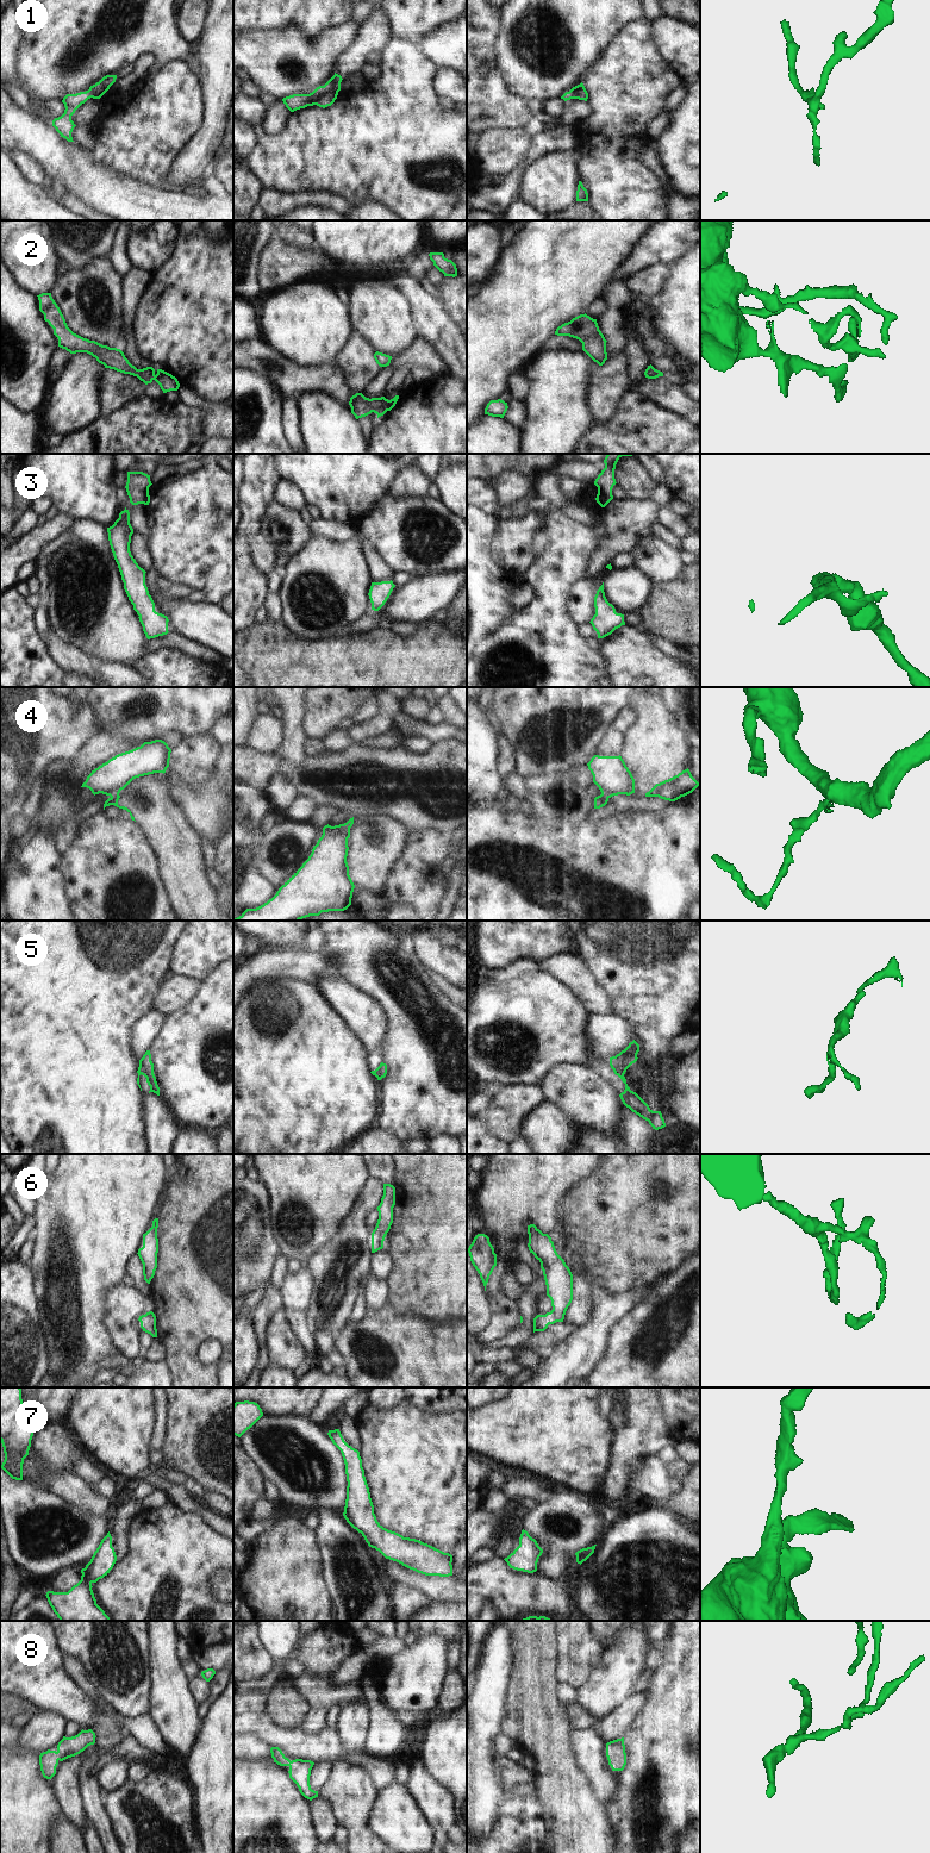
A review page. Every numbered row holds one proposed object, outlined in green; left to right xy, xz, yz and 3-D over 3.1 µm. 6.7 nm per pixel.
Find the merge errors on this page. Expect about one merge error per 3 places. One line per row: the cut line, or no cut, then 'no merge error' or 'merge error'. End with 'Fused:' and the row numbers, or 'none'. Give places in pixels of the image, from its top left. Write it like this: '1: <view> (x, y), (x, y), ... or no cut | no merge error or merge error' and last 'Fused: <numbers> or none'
1: no cut | no merge error
2: no cut | no merge error
3: no cut | no merge error
4: xy (118, 793), (111, 797) | merge error
5: xy (139, 1065), (149, 1084) | merge error
6: no cut | no merge error
7: no cut | no merge error
8: no cut | no merge error
Fused: 4, 5

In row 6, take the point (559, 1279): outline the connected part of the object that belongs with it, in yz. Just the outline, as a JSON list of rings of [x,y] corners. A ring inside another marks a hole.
[[[535,1224],[528,1225],[529,1250],[541,1262],[547,1296],[553,1310],[533,1318],[533,1333],[544,1331],[549,1324],[563,1322],[566,1311],[573,1300],[573,1274],[564,1260],[557,1254],[554,1242]]]

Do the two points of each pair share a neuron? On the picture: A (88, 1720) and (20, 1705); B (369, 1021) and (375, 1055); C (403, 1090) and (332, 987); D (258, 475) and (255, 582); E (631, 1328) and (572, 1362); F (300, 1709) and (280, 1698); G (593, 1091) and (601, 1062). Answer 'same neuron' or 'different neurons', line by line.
A: different neurons
B: different neurons
C: different neurons
D: same neuron
E: different neurons
F: same neuron
G: different neurons

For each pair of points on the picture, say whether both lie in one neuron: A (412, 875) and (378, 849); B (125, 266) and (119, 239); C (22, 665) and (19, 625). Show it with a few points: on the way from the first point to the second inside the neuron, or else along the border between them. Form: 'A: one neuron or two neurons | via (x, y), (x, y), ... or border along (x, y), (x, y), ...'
A: two neurons | border along (410, 838), (405, 855), (392, 873), (386, 890)
B: one neuron | via (119, 260), (119, 245)
C: one neuron | via (19, 655), (19, 635)

